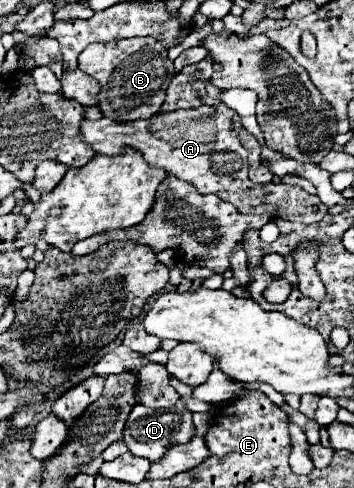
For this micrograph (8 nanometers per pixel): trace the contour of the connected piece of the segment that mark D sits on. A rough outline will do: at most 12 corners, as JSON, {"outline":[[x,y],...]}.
{"outline":[[183,402],[165,410],[135,404],[125,422],[133,456],[161,460],[193,436]]}

